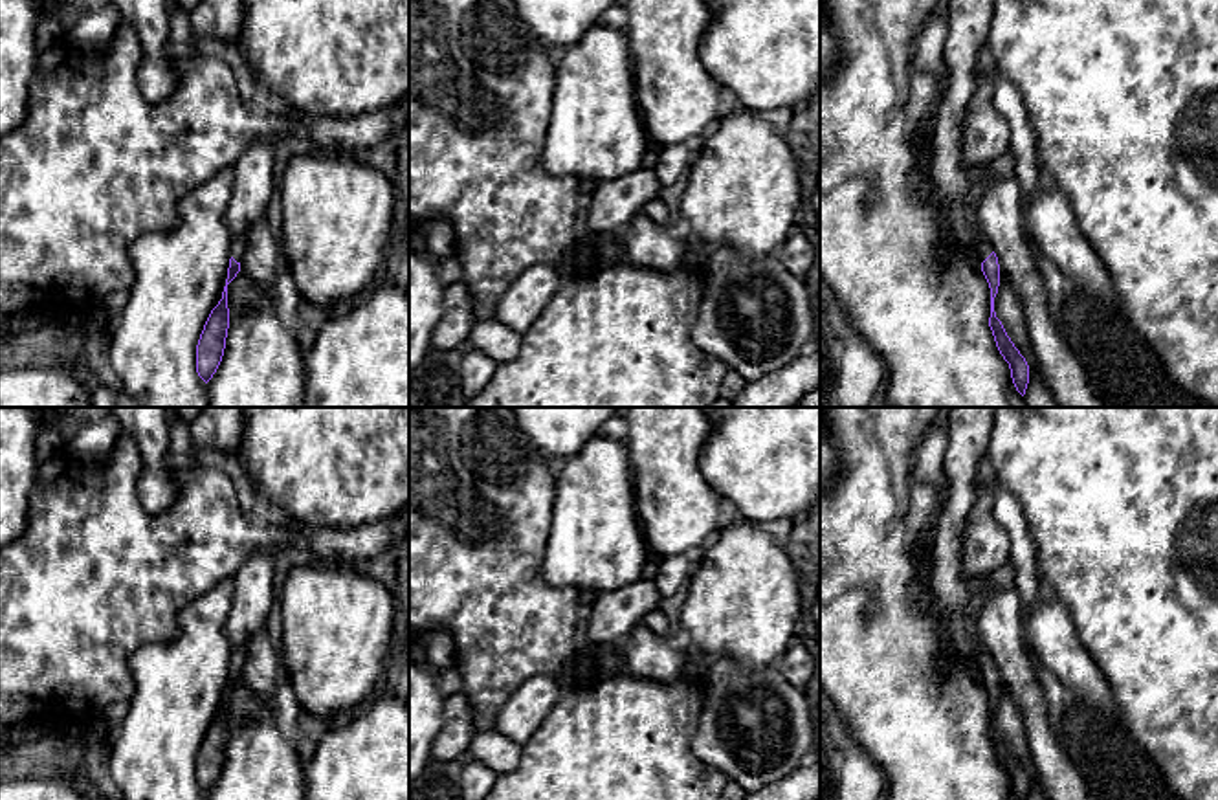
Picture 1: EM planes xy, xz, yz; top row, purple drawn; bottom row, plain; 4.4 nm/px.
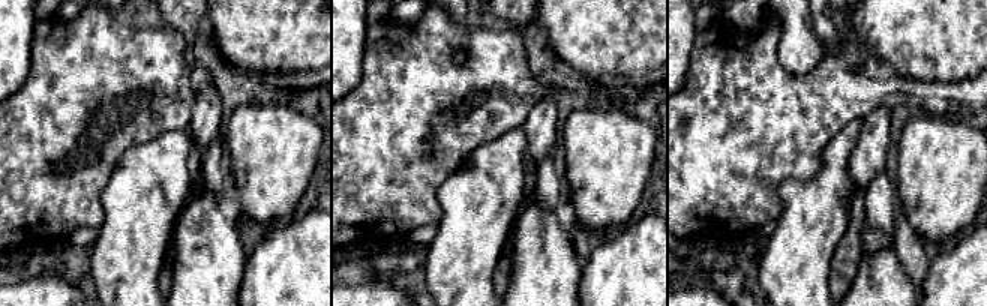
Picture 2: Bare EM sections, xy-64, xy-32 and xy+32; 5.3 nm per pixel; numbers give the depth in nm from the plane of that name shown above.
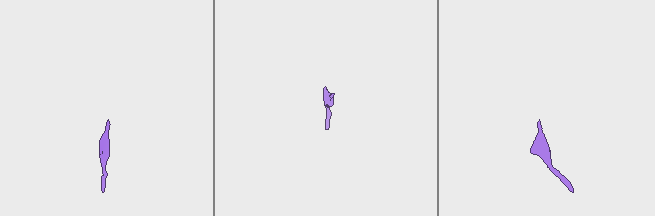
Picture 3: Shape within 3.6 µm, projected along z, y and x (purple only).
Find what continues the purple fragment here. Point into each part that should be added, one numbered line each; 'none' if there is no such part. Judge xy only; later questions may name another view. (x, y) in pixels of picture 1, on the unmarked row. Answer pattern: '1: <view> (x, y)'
1: xy (239, 655)

